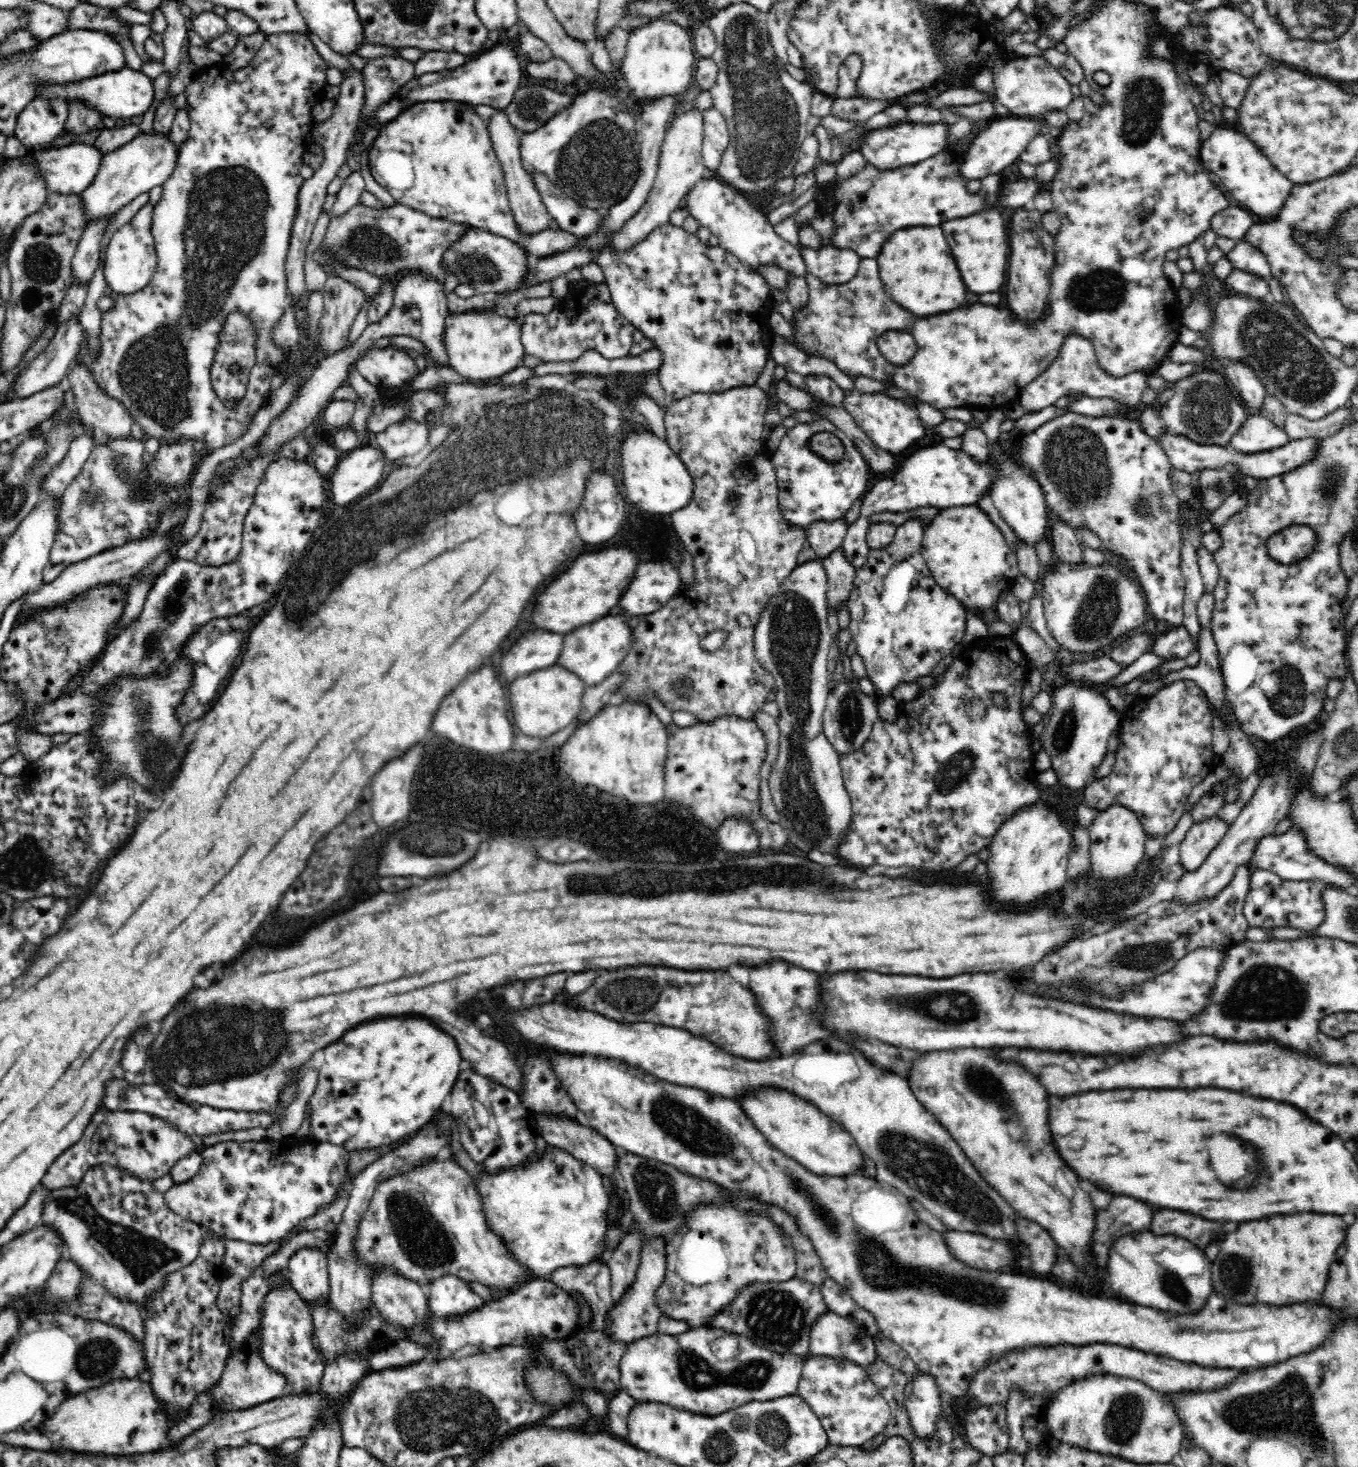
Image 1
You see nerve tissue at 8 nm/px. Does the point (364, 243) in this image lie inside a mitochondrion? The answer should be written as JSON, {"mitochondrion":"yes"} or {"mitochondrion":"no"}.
{"mitochondrion":"yes"}

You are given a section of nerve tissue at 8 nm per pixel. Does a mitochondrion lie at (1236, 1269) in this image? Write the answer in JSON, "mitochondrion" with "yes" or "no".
{"mitochondrion":"yes"}

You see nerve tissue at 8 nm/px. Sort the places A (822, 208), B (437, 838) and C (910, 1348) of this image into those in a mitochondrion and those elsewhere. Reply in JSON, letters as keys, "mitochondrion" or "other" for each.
{"A":"other","B":"mitochondrion","C":"other"}

